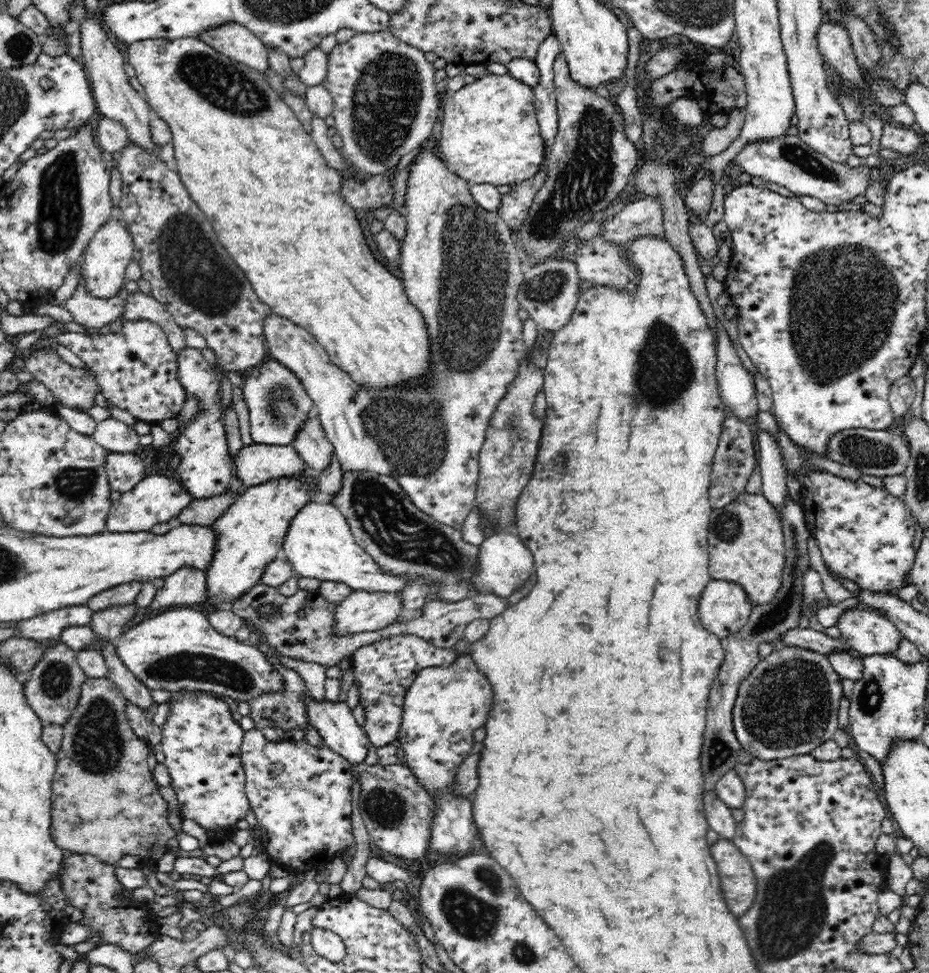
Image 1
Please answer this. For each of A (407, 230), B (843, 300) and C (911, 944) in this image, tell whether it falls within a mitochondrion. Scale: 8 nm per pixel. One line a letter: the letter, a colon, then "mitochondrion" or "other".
A: other
B: mitochondrion
C: other

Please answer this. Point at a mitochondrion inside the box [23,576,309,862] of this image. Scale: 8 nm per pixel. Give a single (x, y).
(97, 746)

